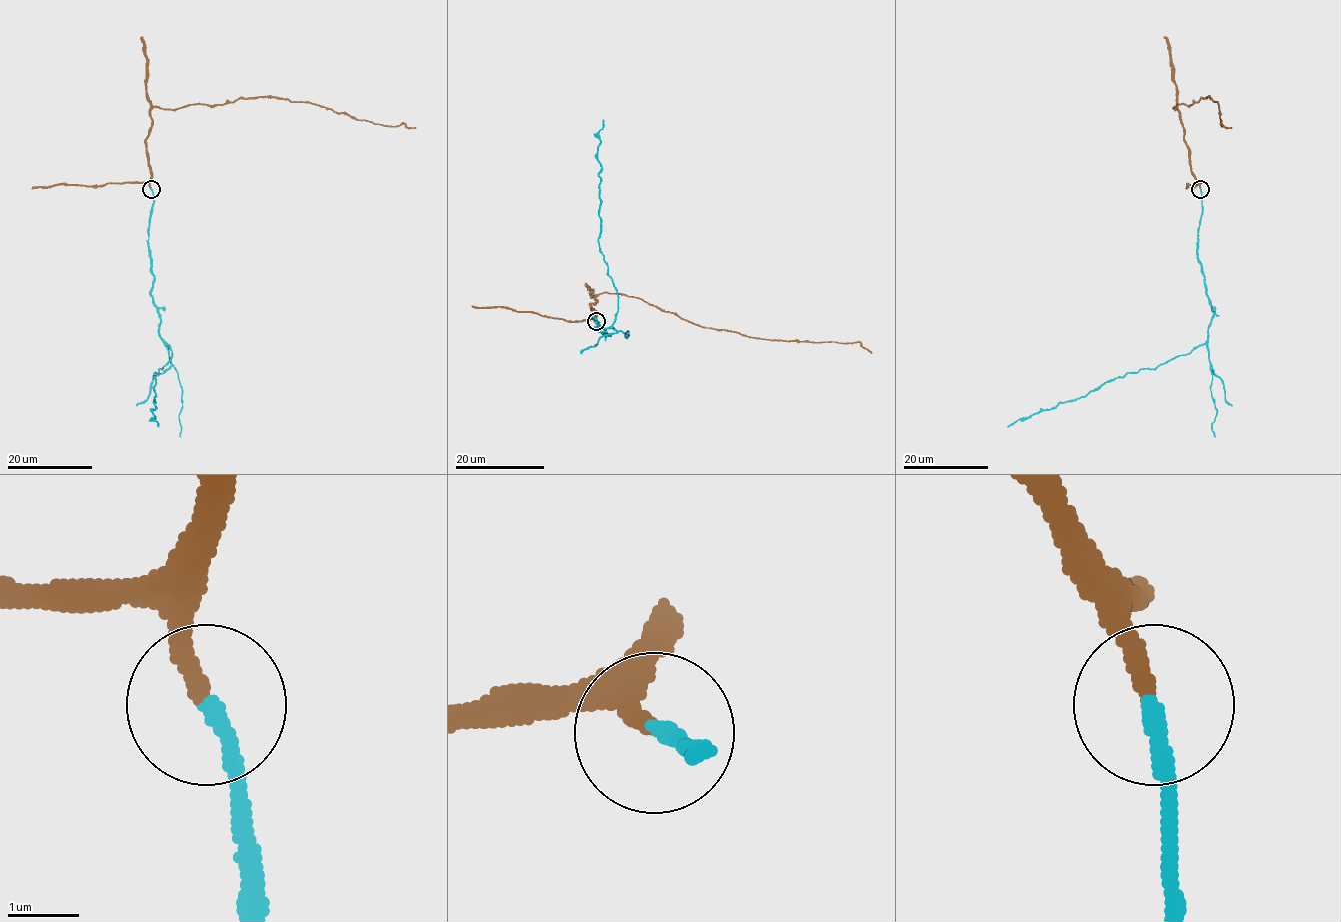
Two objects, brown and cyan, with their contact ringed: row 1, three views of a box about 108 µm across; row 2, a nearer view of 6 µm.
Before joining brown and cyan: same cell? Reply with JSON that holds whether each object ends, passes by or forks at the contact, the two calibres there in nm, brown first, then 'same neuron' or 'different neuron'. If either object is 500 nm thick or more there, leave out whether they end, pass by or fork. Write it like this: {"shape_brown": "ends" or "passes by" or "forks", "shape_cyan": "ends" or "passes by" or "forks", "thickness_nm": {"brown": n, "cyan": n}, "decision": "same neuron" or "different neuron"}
{"shape_brown": "ends", "shape_cyan": "ends", "thickness_nm": {"brown": 260, "cyan": 240}, "decision": "same neuron"}

